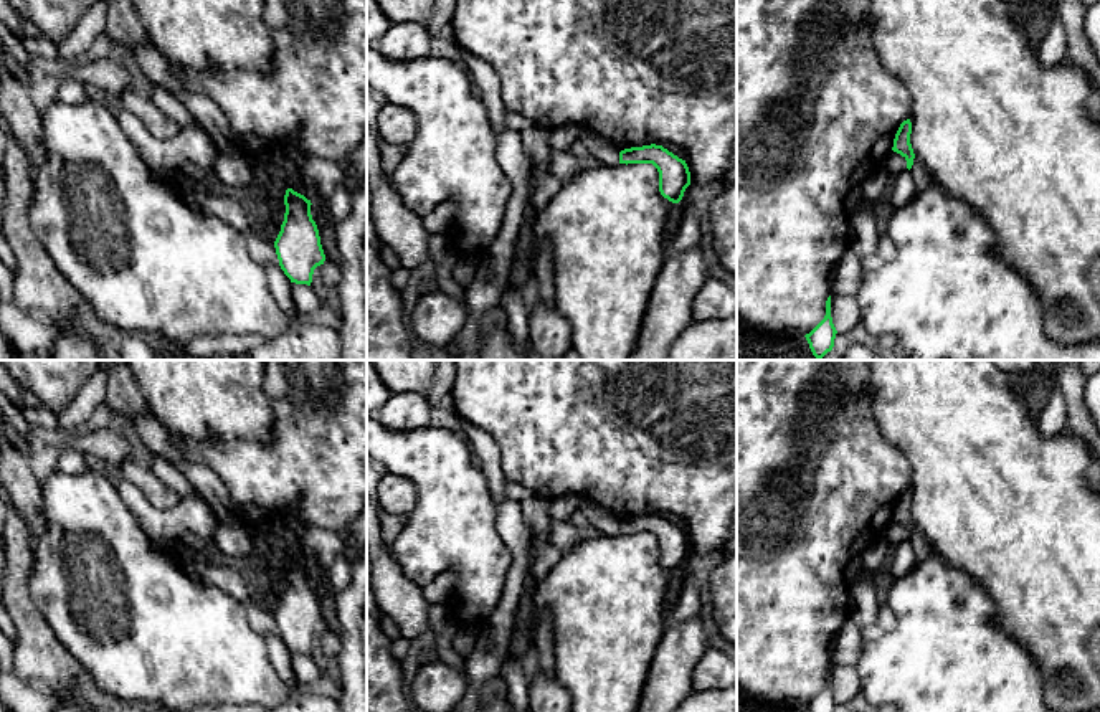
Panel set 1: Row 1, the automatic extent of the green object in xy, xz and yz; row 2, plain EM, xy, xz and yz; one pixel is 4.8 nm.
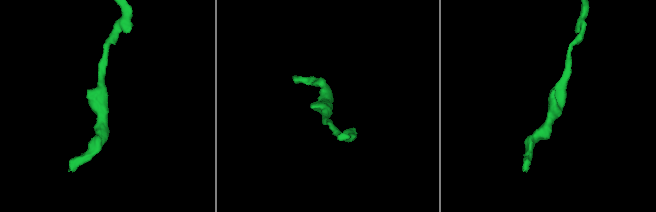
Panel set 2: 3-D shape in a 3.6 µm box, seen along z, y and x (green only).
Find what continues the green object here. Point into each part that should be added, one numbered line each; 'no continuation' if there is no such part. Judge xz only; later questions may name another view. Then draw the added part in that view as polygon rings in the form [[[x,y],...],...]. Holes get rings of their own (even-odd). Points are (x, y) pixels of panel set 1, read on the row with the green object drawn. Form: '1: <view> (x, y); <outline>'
no continuation

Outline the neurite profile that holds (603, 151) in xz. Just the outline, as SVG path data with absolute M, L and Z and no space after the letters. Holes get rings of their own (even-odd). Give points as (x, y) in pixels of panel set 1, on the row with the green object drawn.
M585 131L578 139L601 165L614 167L619 164L619 150L591 131Z

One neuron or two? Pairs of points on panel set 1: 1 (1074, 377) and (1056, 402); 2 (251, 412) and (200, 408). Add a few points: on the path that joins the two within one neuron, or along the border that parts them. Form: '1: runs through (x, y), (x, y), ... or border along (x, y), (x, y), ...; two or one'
1: border along (1057, 387), (1064, 397), (1067, 425); two
2: runs through (238, 408), (213, 408); one

